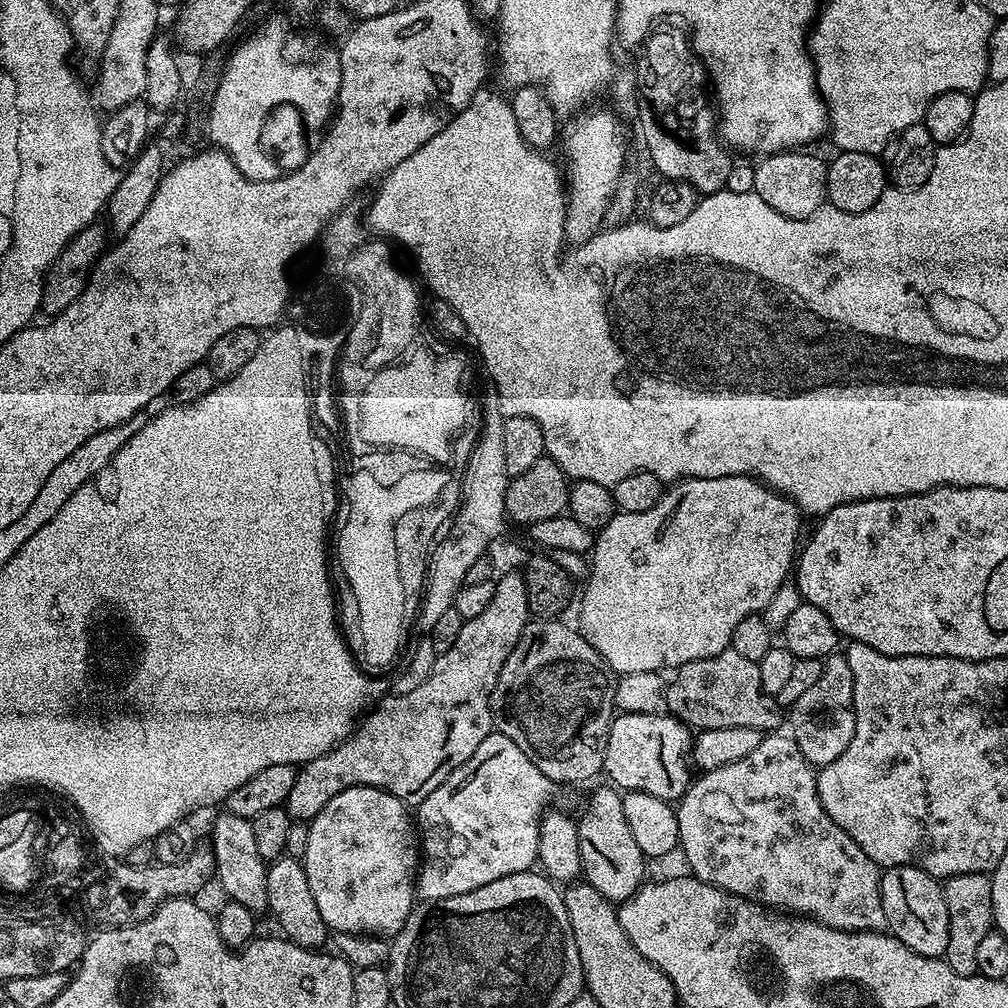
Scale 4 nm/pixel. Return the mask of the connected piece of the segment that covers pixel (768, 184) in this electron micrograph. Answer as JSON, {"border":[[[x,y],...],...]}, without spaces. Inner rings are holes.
{"border":[[[808,150],[774,152],[763,157],[761,164],[755,165],[752,191],[778,214],[791,220],[805,220],[823,208],[828,194],[828,165],[822,159],[811,156]]]}

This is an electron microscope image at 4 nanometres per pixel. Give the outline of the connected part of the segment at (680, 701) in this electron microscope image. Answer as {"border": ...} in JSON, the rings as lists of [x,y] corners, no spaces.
{"border":[[[732,647],[710,658],[686,662],[675,673],[676,681],[666,688],[666,708],[689,729],[730,730],[730,726],[750,726],[762,734],[772,734],[782,724],[782,709],[773,697],[762,690],[760,665],[742,658]]]}

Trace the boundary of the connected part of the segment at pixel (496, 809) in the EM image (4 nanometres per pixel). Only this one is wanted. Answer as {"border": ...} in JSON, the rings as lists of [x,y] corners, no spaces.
{"border":[[[495,730],[482,738],[482,746],[415,809],[422,852],[428,855],[418,868],[417,897],[424,902],[454,898],[454,894],[470,894],[470,890],[478,890],[478,886],[486,886],[486,882],[498,882],[498,878],[529,871],[538,860],[540,817],[551,805],[548,803],[552,800],[552,791],[552,780],[546,778],[510,738]]]}

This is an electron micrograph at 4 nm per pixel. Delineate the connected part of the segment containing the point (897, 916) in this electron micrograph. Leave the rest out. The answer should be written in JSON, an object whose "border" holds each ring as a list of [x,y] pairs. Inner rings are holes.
{"border":[[[903,864],[897,868],[889,868],[880,877],[880,897],[882,910],[886,914],[886,928],[891,935],[898,938],[914,954],[923,956],[943,957],[946,941],[950,939],[950,914],[946,911],[946,898],[941,881],[937,877],[926,874],[926,870]]]}

